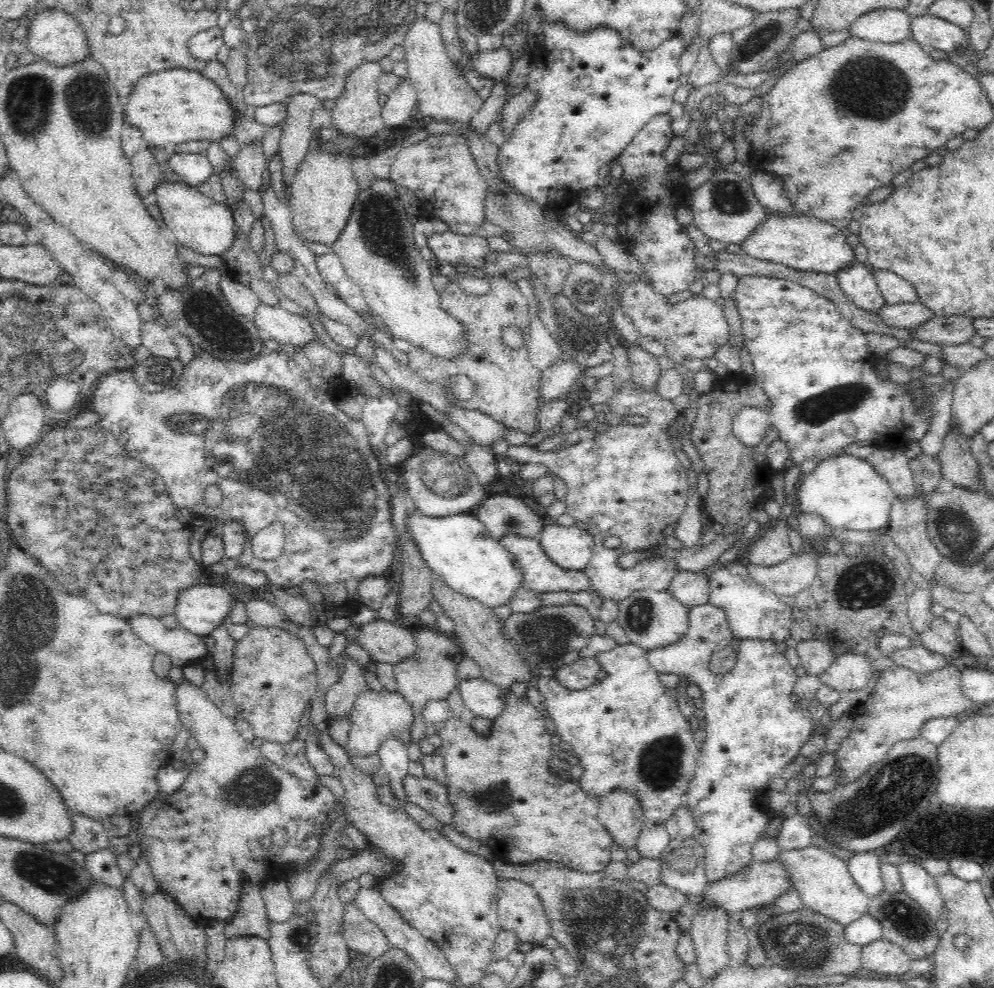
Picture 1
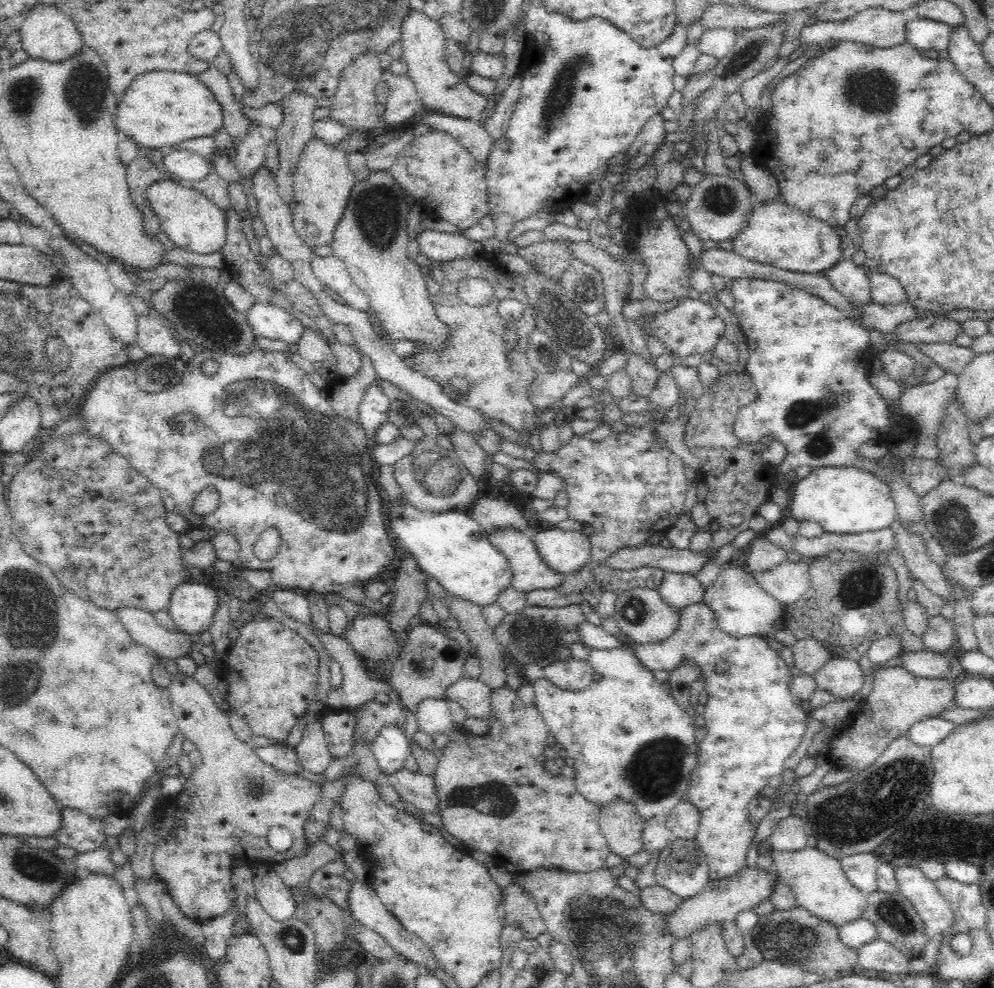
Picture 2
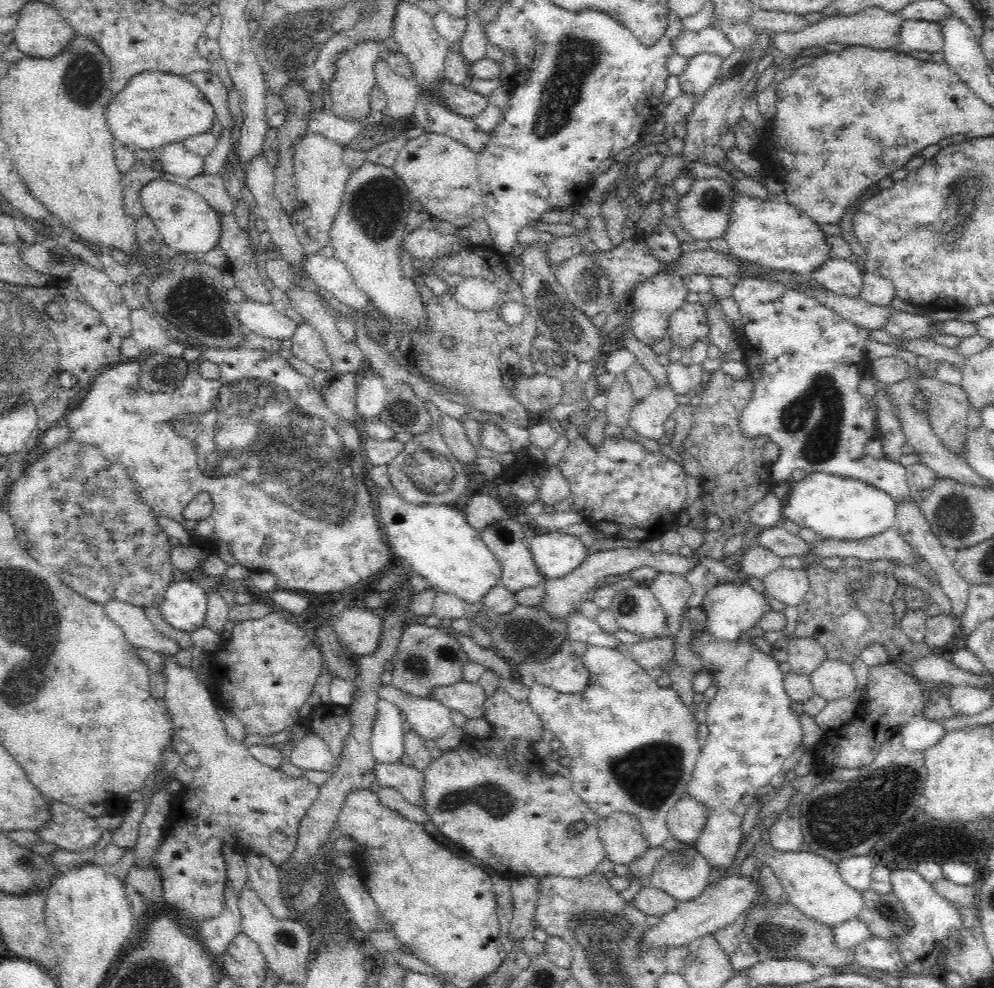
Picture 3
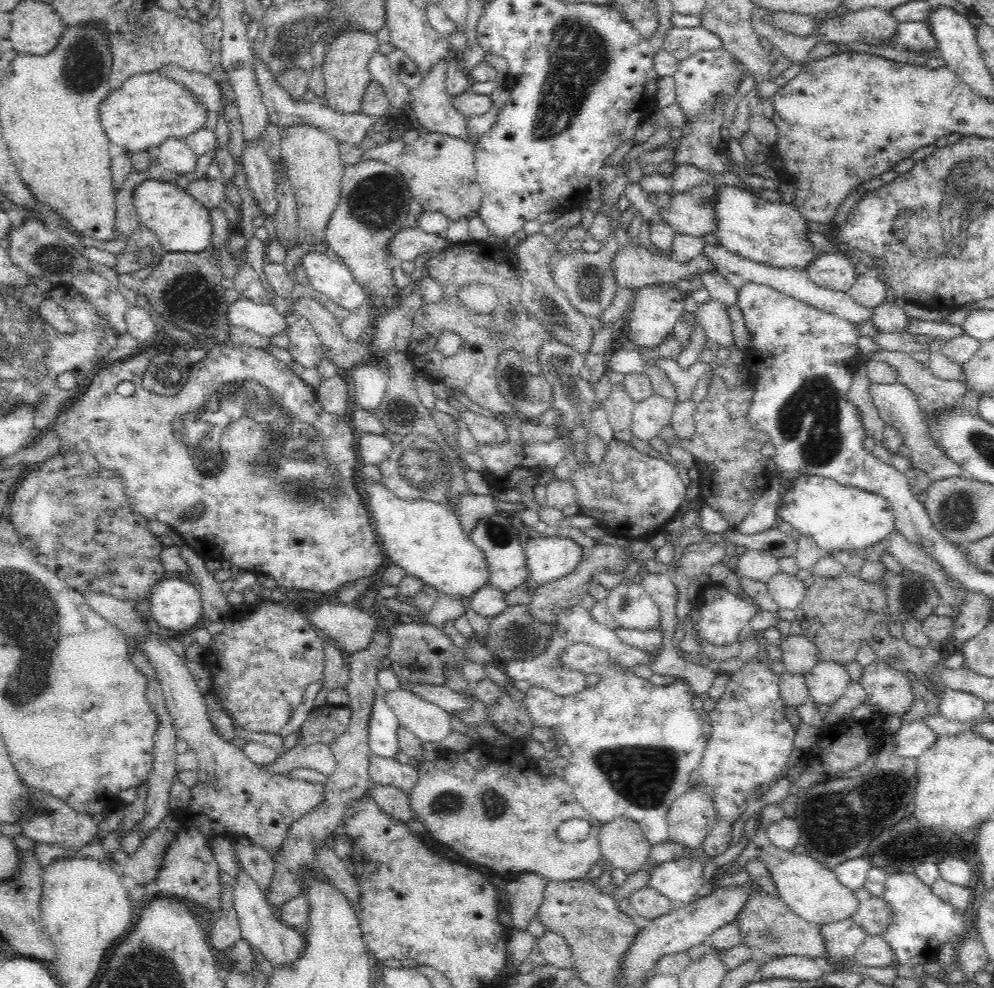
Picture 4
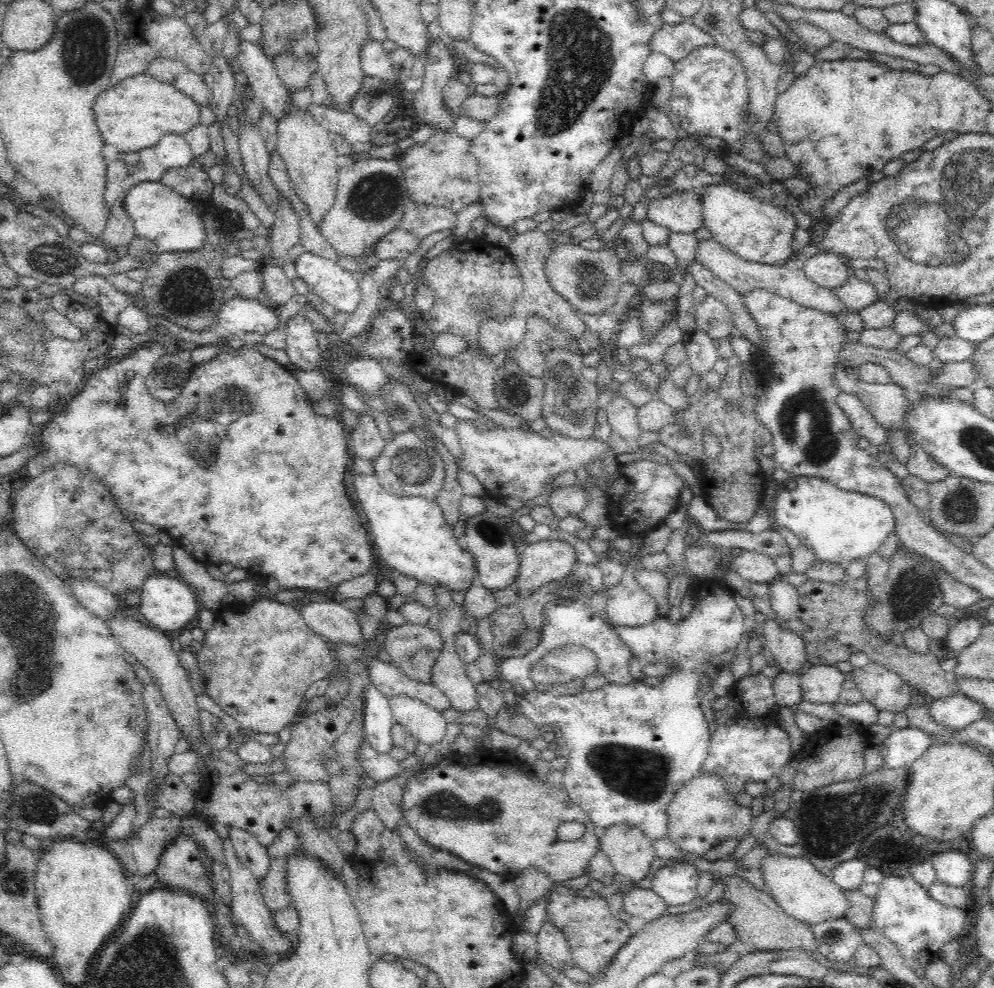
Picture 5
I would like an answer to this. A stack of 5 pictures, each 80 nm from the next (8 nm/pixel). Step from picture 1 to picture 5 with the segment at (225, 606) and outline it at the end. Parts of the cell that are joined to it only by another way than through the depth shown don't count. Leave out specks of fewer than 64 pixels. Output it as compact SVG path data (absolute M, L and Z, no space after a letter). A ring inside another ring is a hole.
M156 573L153 576L147 577L138 593L140 595L140 603L133 609L135 614L149 626L171 636L180 630L184 630L184 626L196 614L199 614L201 608L194 591L189 585L179 582L178 579L173 580L167 577L166 574Z

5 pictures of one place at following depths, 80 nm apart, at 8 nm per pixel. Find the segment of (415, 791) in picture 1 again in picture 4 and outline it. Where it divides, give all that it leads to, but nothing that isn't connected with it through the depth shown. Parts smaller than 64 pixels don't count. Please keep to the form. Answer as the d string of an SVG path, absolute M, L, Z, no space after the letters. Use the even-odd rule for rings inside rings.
M370 752L368 762L368 775L372 782L390 784L396 787L399 793L410 792L418 780L417 769L409 763L402 764L396 758L386 758Z

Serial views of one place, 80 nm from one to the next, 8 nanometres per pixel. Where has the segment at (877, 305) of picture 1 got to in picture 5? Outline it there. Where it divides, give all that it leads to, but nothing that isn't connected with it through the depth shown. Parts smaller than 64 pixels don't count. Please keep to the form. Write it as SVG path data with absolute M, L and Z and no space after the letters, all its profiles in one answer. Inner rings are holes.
M821 252L807 258L802 264L802 269L816 285L829 289L846 284L852 273L848 261L831 252Z

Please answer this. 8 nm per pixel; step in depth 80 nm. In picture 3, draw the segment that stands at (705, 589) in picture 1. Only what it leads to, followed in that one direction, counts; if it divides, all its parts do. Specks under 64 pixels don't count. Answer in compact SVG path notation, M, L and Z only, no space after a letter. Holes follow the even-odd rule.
M660 572L647 586L664 610L667 618L667 630L664 638L675 638L681 628L681 613L692 594L690 584L684 576Z

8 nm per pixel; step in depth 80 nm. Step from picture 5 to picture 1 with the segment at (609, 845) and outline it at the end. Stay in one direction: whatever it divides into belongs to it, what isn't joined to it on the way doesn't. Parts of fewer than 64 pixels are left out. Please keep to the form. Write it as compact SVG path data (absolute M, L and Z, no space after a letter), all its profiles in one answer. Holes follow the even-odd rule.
M617 788L599 798L598 820L604 825L614 846L628 850L637 848L643 825L643 814L638 797Z

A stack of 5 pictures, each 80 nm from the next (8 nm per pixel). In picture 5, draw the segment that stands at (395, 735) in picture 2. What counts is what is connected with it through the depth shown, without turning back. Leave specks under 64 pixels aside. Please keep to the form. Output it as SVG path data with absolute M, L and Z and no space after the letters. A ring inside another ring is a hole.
M372 684L362 688L365 738L378 752L387 753L393 744L390 728L394 722L389 699Z

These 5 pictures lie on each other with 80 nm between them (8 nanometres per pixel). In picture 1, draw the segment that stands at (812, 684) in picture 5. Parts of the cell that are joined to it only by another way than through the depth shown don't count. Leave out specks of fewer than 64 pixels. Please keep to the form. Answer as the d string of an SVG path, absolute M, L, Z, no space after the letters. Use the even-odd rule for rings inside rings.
M846 653L837 656L834 662L818 675L820 683L840 694L860 690L867 685L872 674L870 663L863 654Z

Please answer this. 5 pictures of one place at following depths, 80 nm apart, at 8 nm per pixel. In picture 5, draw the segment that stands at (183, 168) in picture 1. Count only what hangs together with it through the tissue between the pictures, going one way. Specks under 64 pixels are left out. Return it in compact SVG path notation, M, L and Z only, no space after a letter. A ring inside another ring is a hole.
M163 134L154 148L156 148L160 164L165 169L188 166L195 159L187 140L182 134Z

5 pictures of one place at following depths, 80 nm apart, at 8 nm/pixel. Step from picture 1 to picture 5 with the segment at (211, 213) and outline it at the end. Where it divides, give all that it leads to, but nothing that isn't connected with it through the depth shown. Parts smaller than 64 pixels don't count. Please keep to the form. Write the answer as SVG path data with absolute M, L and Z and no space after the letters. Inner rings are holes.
M142 181L122 196L124 211L131 218L136 238L148 238L164 253L198 250L205 240L205 227L188 197L182 197L160 181Z

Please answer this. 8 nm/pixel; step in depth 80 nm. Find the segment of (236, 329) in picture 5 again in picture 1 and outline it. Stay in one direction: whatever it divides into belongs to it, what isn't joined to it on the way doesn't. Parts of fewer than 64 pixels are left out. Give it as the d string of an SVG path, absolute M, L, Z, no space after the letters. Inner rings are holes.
M259 303L251 318L258 330L266 332L280 344L302 345L317 339L308 320L299 314L290 314L278 303Z

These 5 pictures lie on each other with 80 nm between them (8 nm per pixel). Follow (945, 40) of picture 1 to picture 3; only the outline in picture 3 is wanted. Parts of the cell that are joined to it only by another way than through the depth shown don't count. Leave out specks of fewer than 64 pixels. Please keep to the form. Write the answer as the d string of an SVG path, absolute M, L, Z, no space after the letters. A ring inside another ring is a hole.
M903 20L900 40L908 49L935 53L942 50L940 25L929 20Z

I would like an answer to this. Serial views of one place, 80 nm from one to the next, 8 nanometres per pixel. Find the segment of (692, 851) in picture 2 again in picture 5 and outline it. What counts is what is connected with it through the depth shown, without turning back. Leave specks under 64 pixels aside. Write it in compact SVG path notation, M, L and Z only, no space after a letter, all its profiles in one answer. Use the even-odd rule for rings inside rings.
M686 864L664 866L653 876L650 889L664 899L666 906L682 907L697 897L696 885L699 876Z

